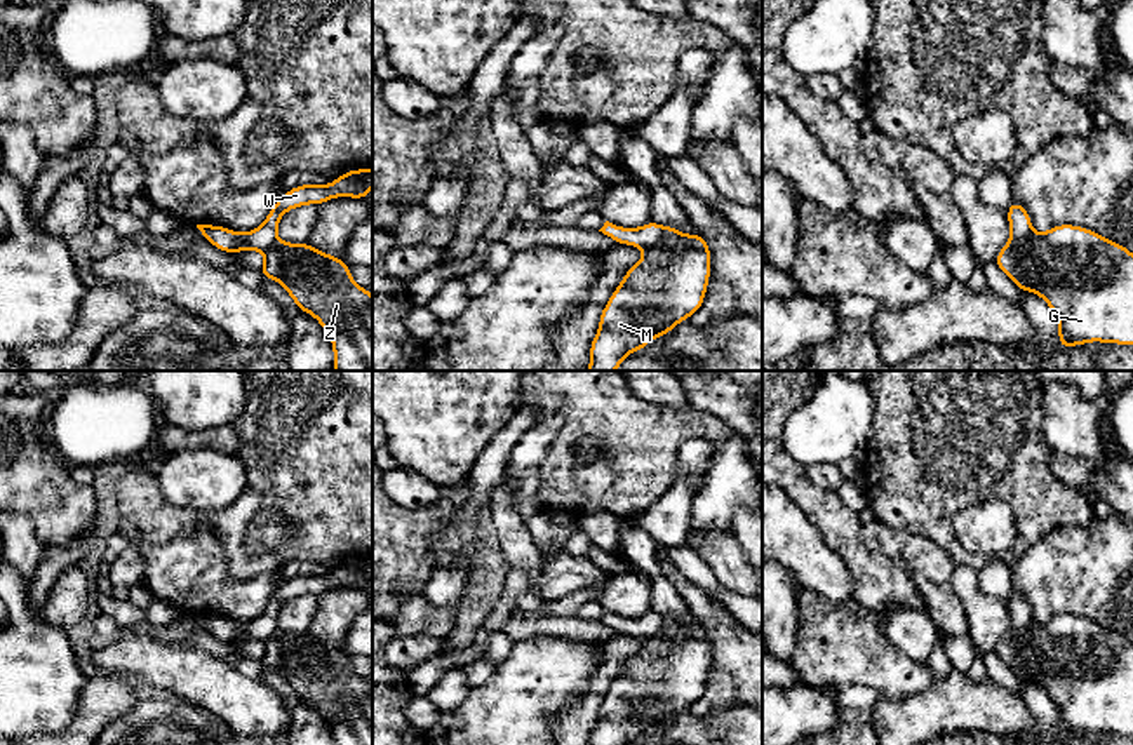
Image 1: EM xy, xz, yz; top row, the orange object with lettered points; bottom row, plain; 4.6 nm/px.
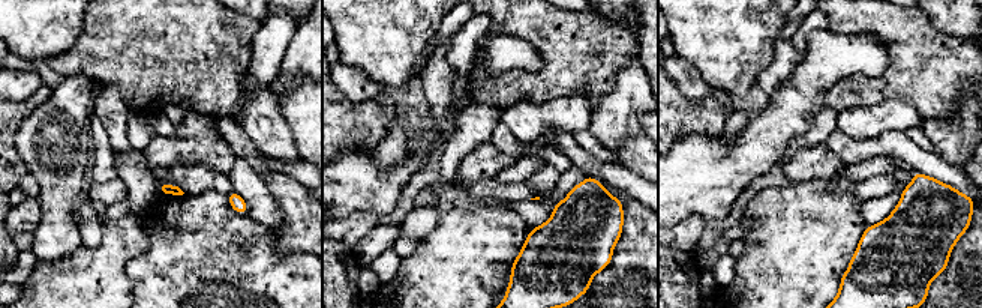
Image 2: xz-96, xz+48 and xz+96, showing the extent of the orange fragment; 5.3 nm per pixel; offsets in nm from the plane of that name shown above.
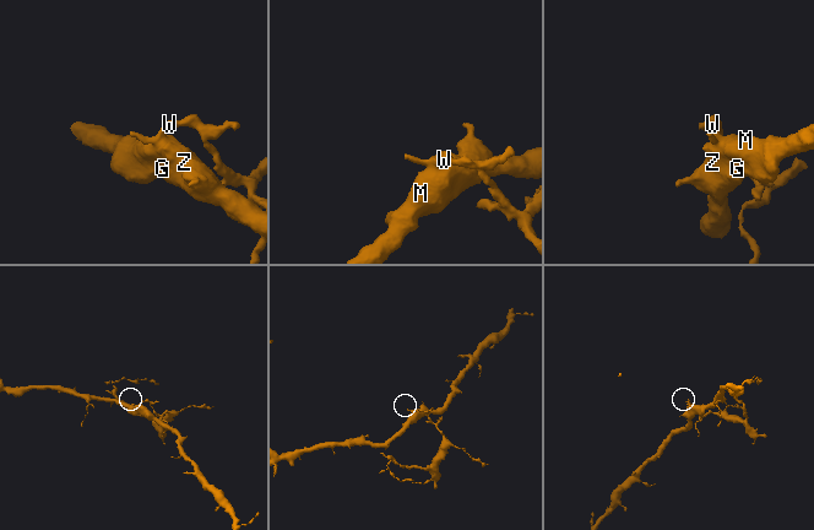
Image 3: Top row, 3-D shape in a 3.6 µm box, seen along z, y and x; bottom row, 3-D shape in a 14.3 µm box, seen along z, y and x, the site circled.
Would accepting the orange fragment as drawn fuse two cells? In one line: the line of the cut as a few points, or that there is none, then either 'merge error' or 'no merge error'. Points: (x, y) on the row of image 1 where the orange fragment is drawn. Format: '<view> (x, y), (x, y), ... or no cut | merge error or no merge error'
xz (663, 227), (663, 237), (644, 249) | merge error

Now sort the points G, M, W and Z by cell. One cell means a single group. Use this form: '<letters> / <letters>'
G M Z / W

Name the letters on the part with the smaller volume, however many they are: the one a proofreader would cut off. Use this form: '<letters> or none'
W

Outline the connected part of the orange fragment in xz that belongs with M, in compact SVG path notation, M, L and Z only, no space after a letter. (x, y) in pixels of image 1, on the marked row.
M663 226L663 240L644 249L640 261L627 270L600 312L600 327L590 345L587 371L616 371L628 353L646 348L658 336L667 336L679 322L701 308L708 280L710 245L700 232L689 237Z

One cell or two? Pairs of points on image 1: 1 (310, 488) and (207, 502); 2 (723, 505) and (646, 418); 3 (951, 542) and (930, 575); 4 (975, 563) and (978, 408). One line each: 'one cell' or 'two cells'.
1: two cells
2: two cells
3: two cells
4: one cell

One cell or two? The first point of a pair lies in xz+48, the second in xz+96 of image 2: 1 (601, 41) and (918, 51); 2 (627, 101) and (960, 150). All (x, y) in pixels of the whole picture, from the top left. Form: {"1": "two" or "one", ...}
{"1": "one", "2": "one"}

